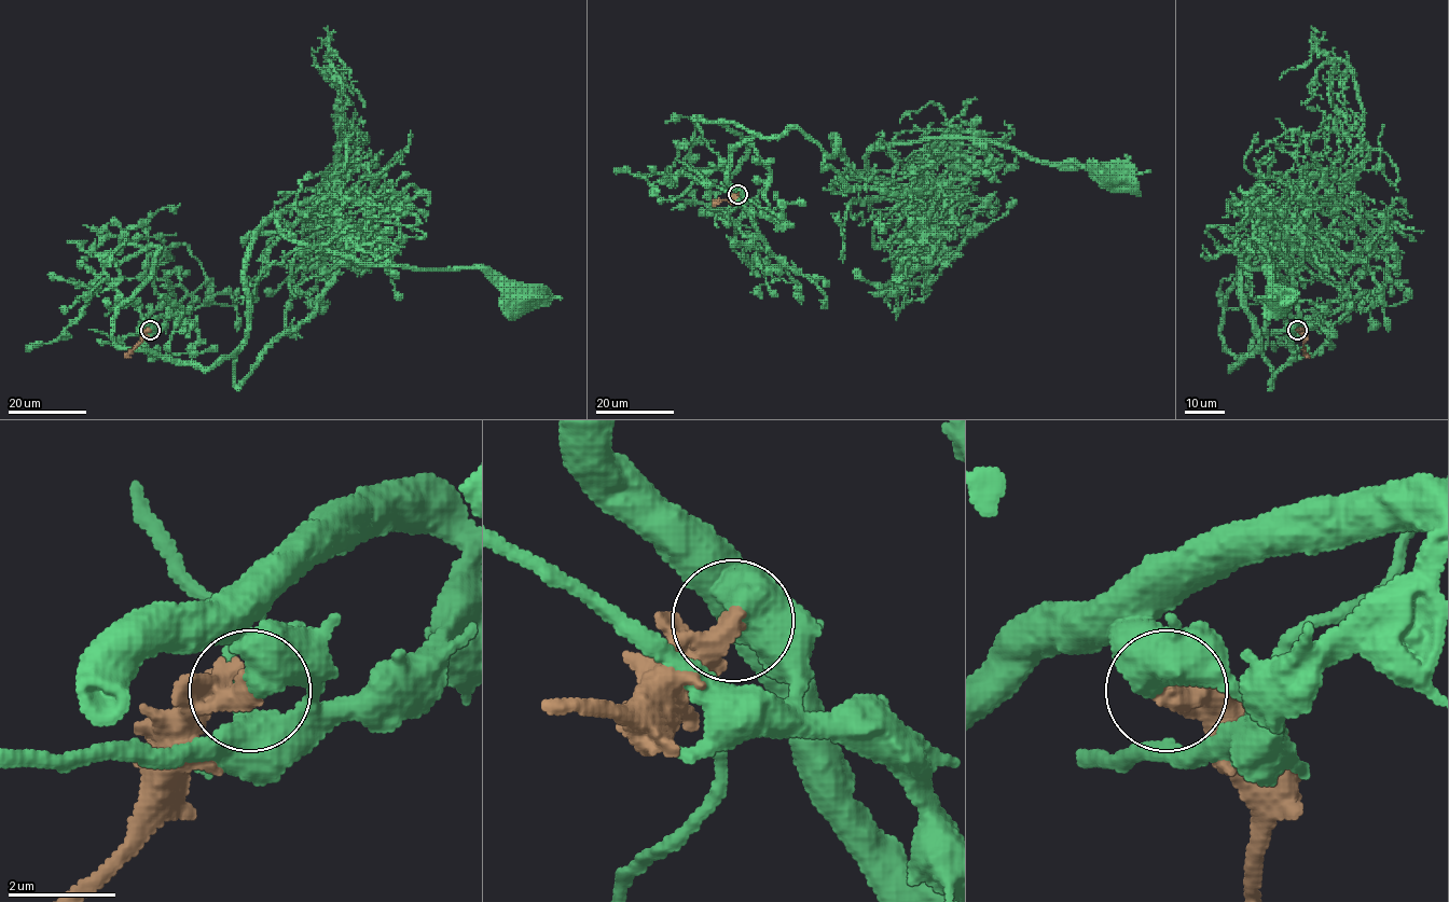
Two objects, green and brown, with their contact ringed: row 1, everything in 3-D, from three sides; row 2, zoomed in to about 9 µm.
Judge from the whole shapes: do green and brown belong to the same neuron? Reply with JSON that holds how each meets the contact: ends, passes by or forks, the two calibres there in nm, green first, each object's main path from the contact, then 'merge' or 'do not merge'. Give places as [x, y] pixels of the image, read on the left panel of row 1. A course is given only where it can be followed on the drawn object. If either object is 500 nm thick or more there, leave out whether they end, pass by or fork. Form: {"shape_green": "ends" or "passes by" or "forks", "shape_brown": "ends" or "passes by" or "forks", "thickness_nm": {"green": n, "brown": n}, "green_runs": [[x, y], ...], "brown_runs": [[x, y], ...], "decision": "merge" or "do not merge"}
{"thickness_nm": {"green": 750, "brown": 480}, "green_runs": [[150, 330], [152, 354], [228, 359], [277, 213], [363, 263], [481, 268], [519, 305]], "brown_runs": [[150, 330], [126, 358]], "decision": "do not merge"}

